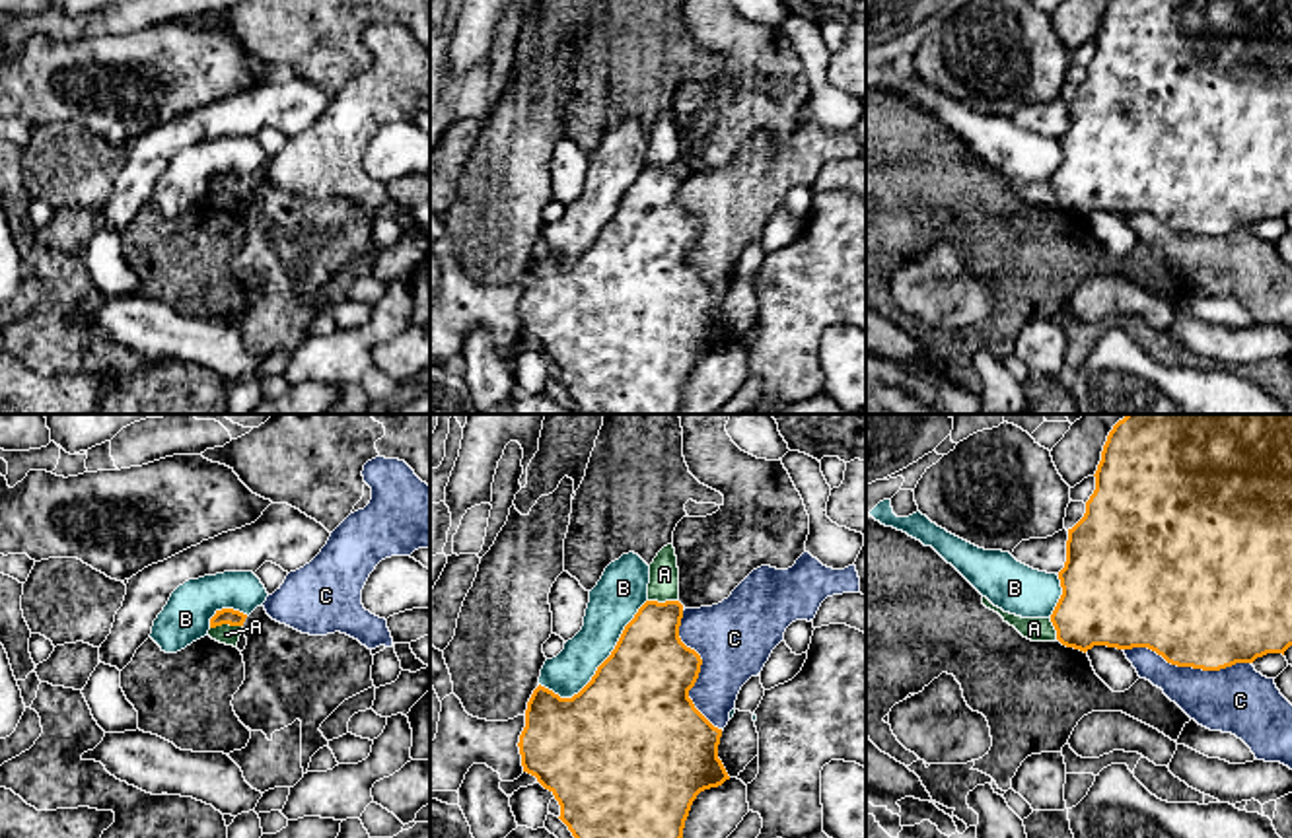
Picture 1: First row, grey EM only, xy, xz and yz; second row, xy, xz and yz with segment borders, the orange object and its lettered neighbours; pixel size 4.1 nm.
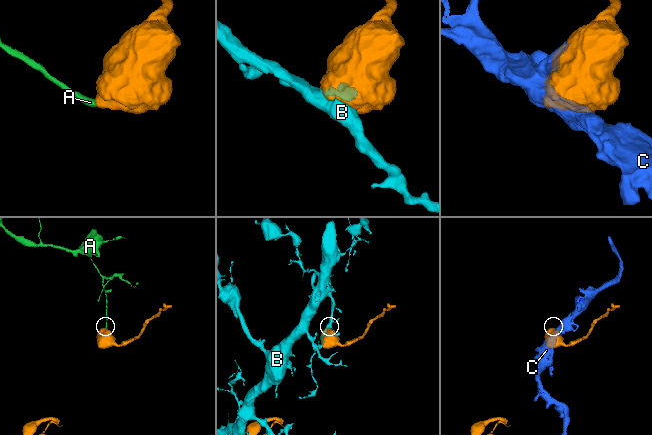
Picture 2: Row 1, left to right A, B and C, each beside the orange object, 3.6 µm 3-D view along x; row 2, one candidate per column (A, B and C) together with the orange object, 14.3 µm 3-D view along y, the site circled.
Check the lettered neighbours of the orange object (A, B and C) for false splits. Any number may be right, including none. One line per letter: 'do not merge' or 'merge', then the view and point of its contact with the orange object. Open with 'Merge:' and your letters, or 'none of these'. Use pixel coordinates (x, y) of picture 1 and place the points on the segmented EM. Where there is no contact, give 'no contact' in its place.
Merge: none of these
A: do not merge; meets orange in xy at (226, 623)
B: do not merge; meets orange in xz at (600, 665)
C: do not merge; meets orange in xz at (699, 671)

